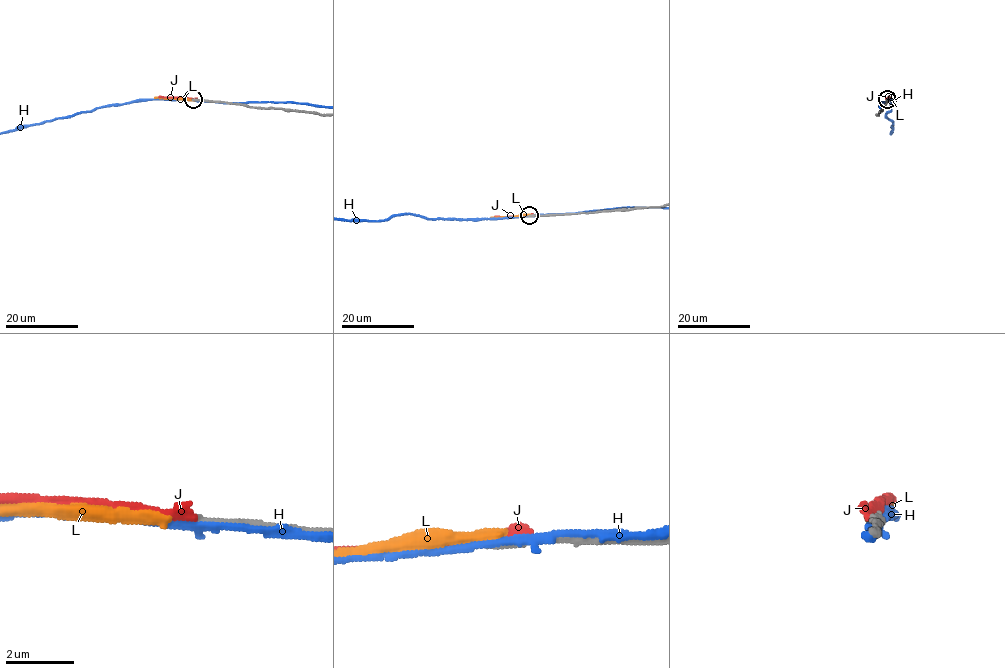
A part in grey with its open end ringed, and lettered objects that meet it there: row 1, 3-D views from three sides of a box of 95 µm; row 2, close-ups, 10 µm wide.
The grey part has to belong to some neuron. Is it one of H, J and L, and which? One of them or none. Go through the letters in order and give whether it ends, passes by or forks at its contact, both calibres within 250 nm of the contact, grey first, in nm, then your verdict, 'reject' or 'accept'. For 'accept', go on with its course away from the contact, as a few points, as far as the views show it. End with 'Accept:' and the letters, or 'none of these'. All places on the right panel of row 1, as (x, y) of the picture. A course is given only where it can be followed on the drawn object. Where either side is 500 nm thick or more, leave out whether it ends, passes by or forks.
H: it passes by; 200 nm thick on the grey side, 220 nm on the other; reject
J: it ends there; 280 nm thick on the grey side, 320 nm on the other; reject
L: it ends there; 220 nm thick on the grey side, 280 nm on the other; reject
Accept: none of these

